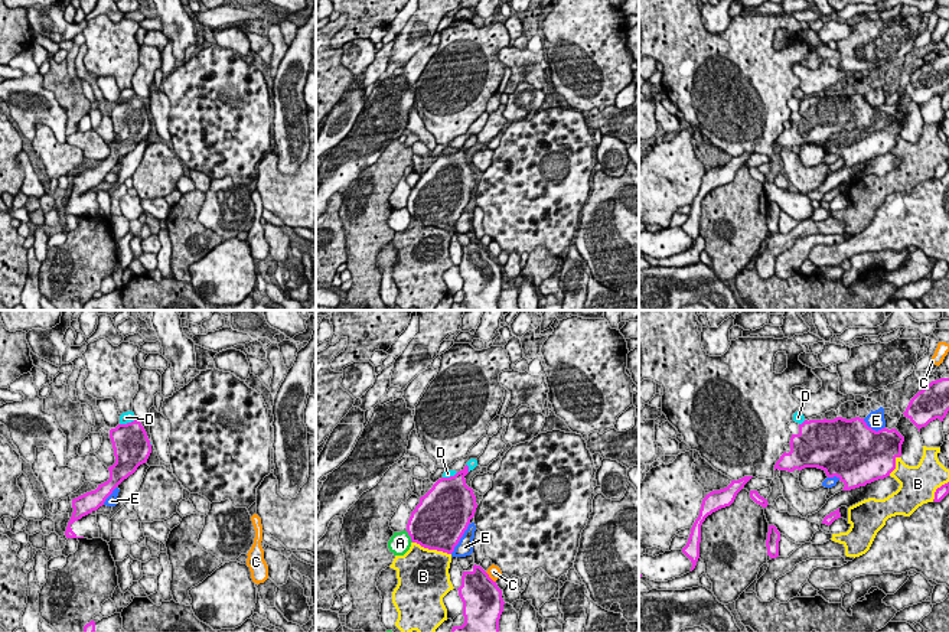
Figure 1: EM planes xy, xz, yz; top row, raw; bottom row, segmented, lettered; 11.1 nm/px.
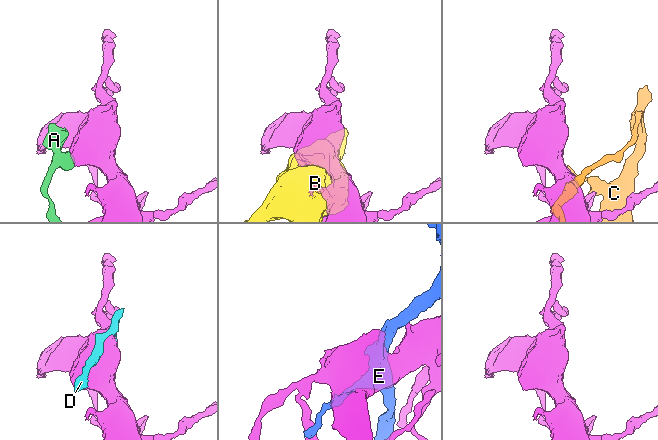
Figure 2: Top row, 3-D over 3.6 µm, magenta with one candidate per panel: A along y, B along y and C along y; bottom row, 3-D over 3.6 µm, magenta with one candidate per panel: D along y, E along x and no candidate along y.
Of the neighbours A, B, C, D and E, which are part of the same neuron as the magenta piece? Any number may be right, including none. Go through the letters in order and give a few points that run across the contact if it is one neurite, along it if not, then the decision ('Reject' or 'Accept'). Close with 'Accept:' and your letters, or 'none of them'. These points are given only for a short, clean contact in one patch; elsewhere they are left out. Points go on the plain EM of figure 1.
A: Reject
B: Reject
C: Reject
D: Accept
E: Reject
Accept: D

